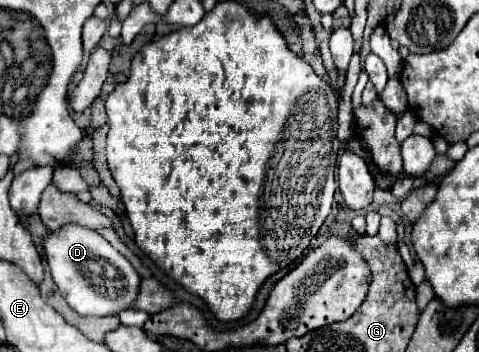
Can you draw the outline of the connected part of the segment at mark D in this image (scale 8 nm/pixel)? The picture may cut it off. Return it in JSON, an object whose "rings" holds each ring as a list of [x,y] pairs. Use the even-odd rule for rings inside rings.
{"rings":[[[79,225],[61,227],[61,231],[49,233],[43,239],[43,247],[55,285],[59,287],[69,307],[75,309],[79,315],[83,317],[119,315],[121,311],[131,309],[135,299],[139,297],[141,277],[137,275],[133,265],[119,251],[115,251],[109,245],[109,241],[101,237],[97,231]],[[97,263],[103,263],[103,271],[95,271]]]}

